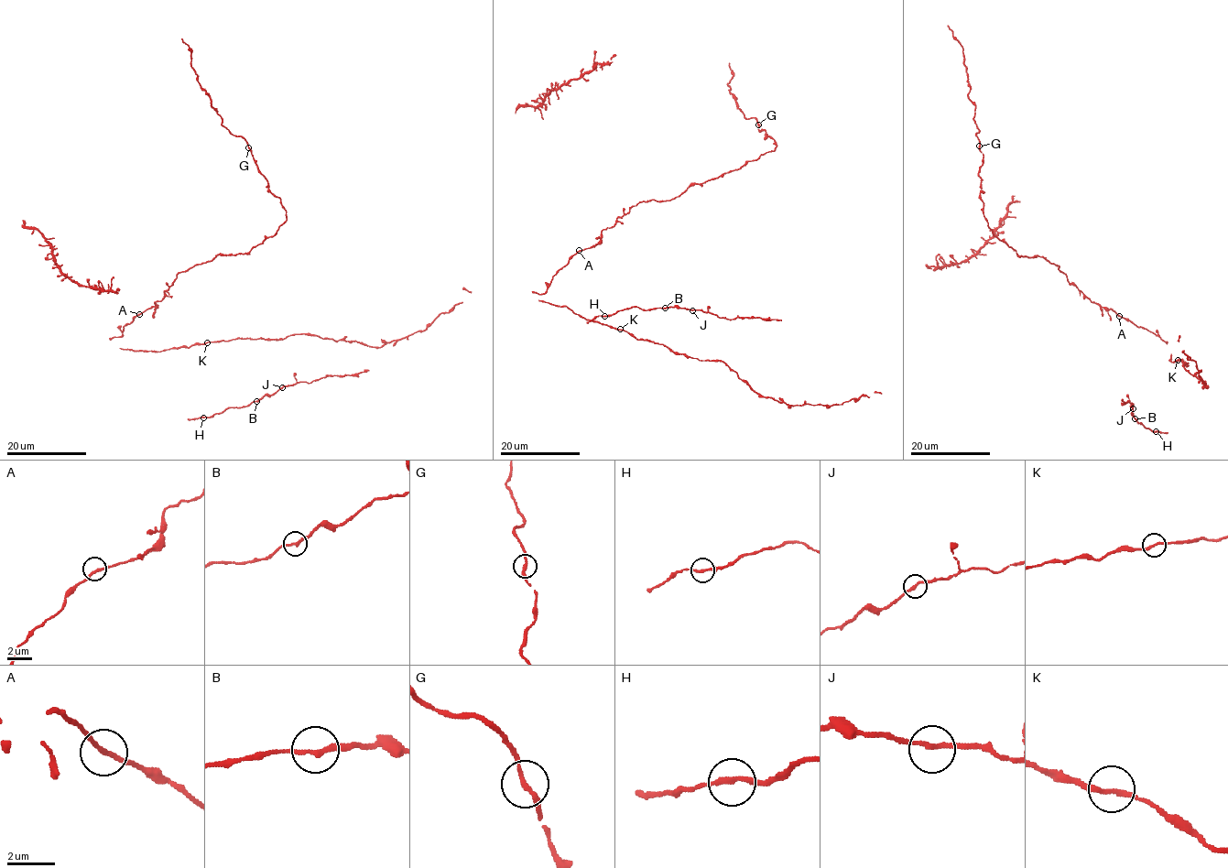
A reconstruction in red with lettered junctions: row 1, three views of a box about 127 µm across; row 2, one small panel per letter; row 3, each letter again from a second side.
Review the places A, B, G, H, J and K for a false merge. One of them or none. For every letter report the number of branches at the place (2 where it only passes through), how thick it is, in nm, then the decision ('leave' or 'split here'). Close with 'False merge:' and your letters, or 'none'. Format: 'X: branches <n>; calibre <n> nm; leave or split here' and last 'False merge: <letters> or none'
A: branches 2; calibre 180 nm; leave
B: branches 2; calibre 190 nm; leave
G: branches 2; calibre 200 nm; leave
H: branches 2; calibre 190 nm; leave
J: branches 2; calibre 200 nm; leave
K: branches 2; calibre 200 nm; leave
False merge: none

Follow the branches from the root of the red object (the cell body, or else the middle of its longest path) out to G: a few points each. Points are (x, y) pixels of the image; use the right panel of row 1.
G: (1120, 316), (1091, 301), (1058, 265), (1039, 256), (1020, 256), (993, 233), (980, 198), (983, 155), (979, 146)

